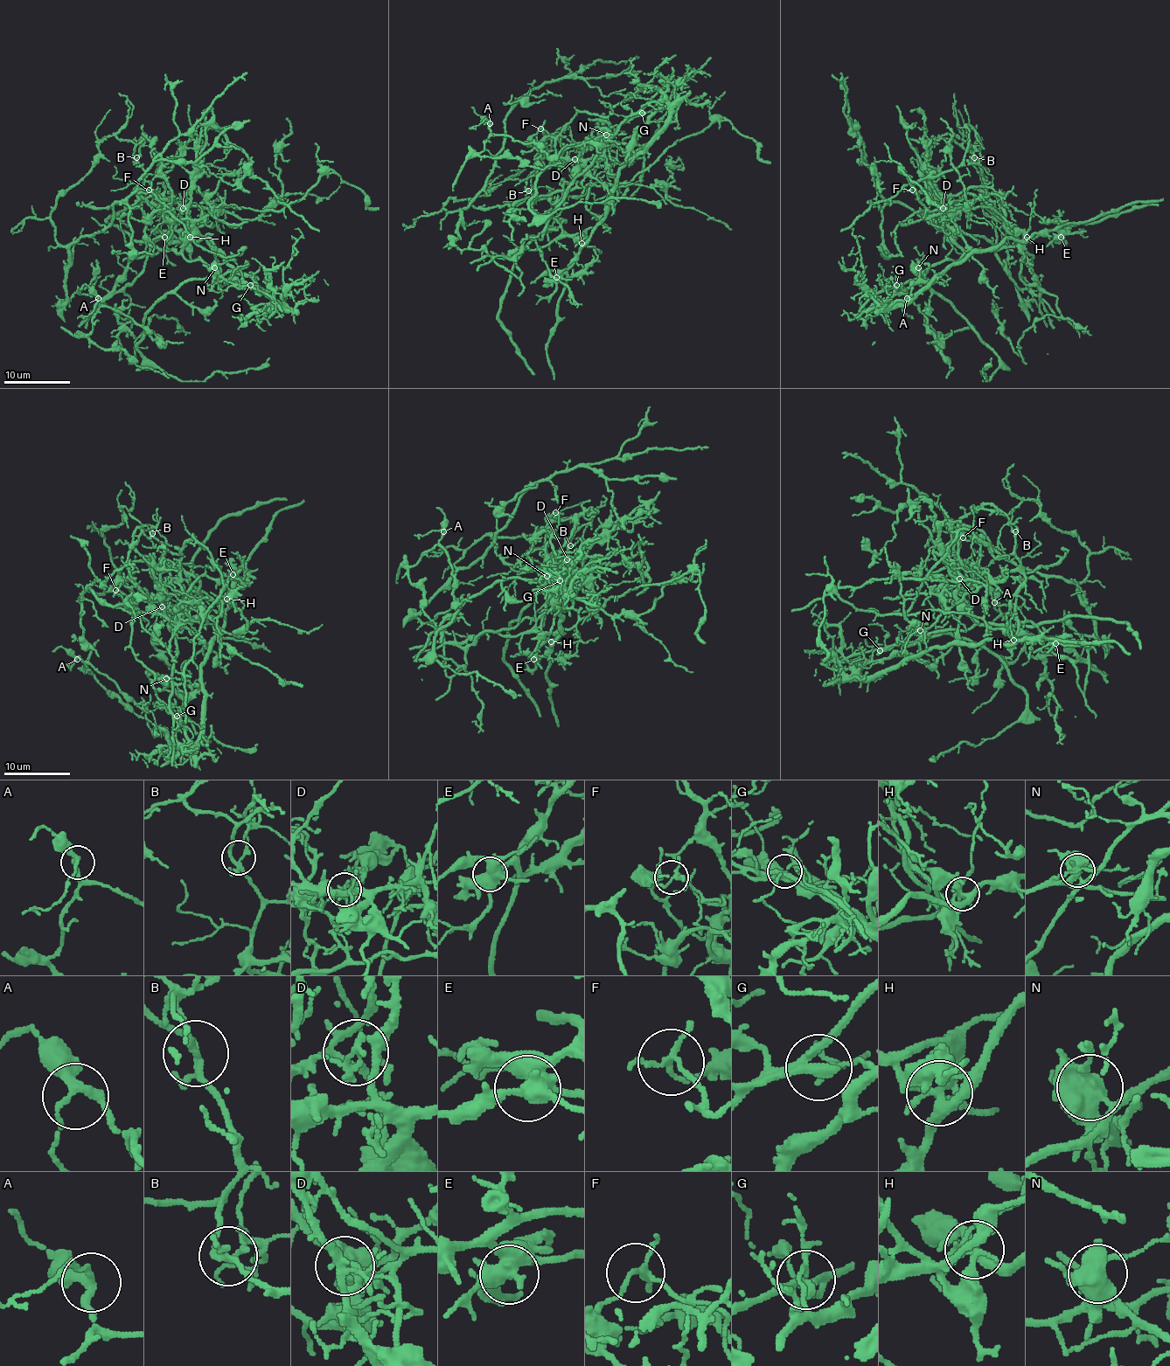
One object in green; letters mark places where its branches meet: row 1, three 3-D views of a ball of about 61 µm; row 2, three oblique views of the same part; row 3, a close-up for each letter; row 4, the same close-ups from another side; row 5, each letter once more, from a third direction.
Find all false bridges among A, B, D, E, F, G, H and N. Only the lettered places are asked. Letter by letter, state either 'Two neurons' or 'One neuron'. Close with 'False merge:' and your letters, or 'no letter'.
A: One neuron
B: One neuron
D: Two neurons
E: One neuron
F: Two neurons
G: Two neurons
H: Two neurons
N: Two neurons
False merge: D, F, G, H, N

